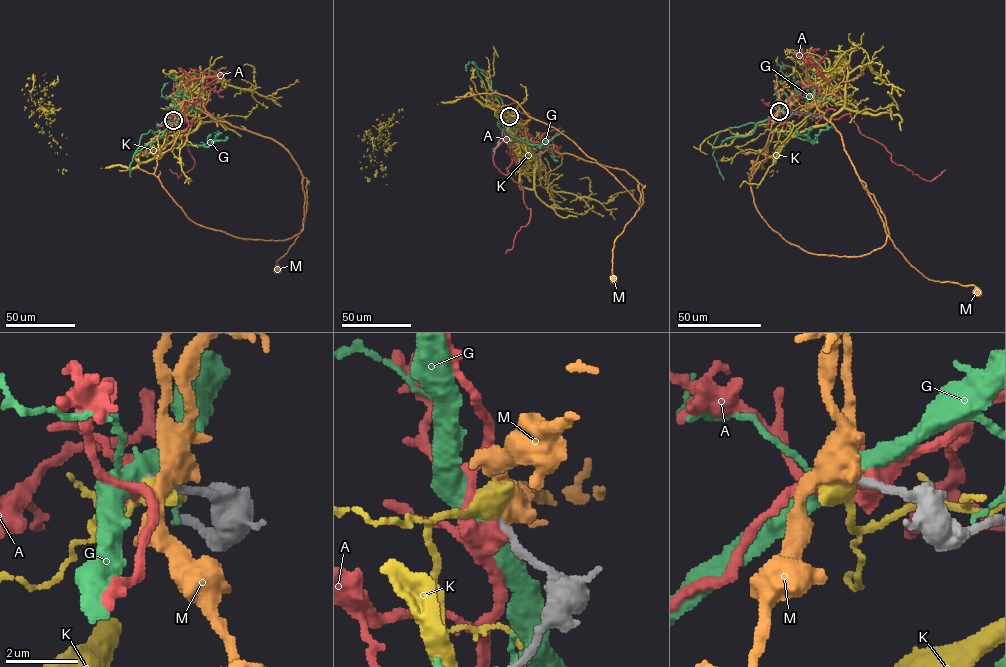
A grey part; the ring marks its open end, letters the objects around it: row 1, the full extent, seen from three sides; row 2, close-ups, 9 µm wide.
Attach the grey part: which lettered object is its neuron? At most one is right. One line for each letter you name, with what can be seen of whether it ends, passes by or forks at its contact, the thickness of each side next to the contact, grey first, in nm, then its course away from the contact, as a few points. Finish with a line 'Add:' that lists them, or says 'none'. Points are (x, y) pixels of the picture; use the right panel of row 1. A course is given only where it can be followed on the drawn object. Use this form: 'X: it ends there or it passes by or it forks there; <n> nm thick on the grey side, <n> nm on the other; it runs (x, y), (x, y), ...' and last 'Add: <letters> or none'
Add: none

